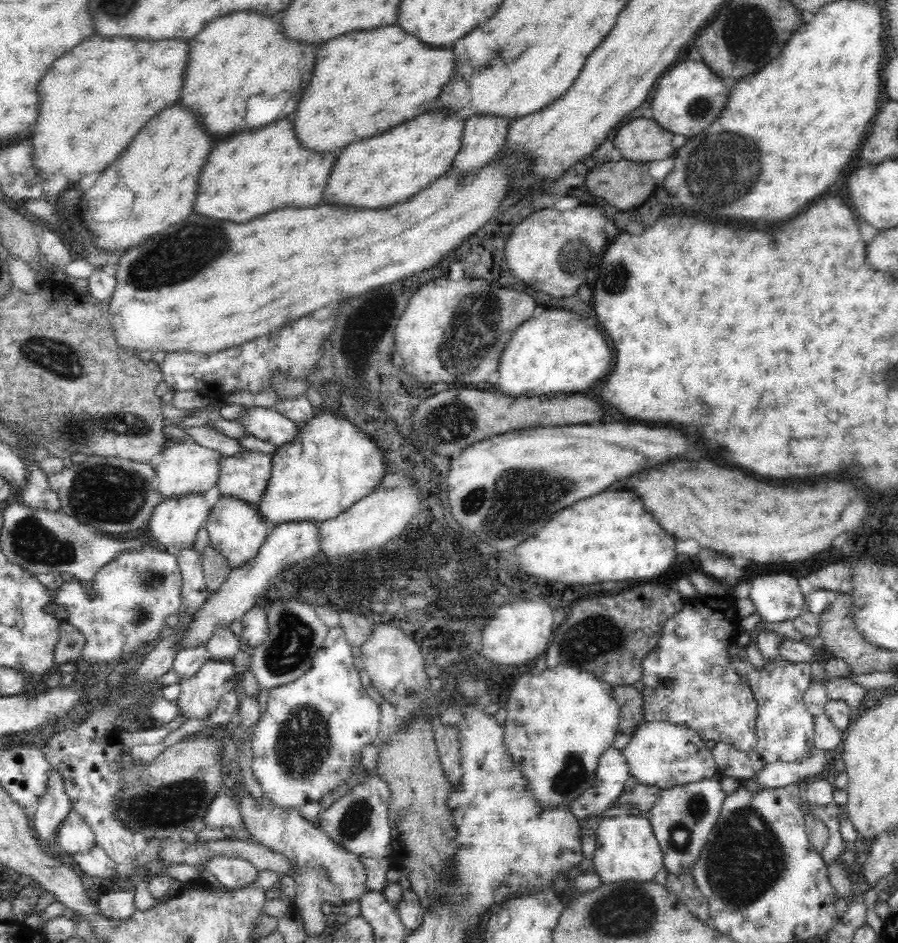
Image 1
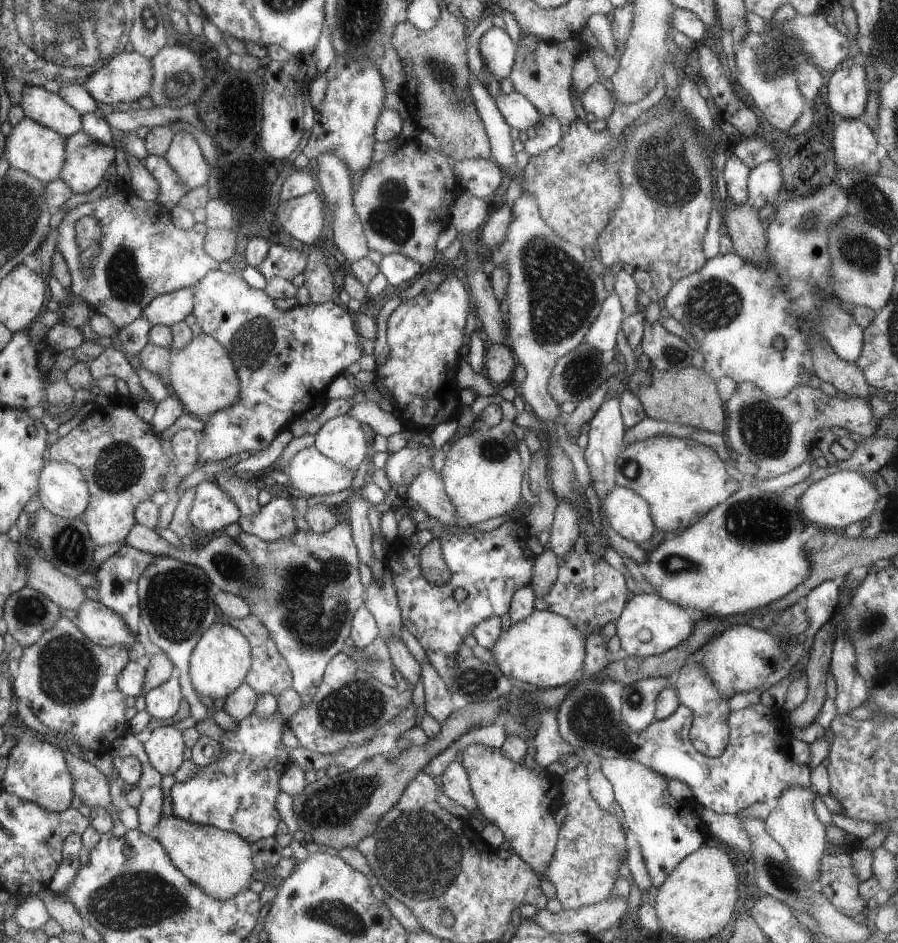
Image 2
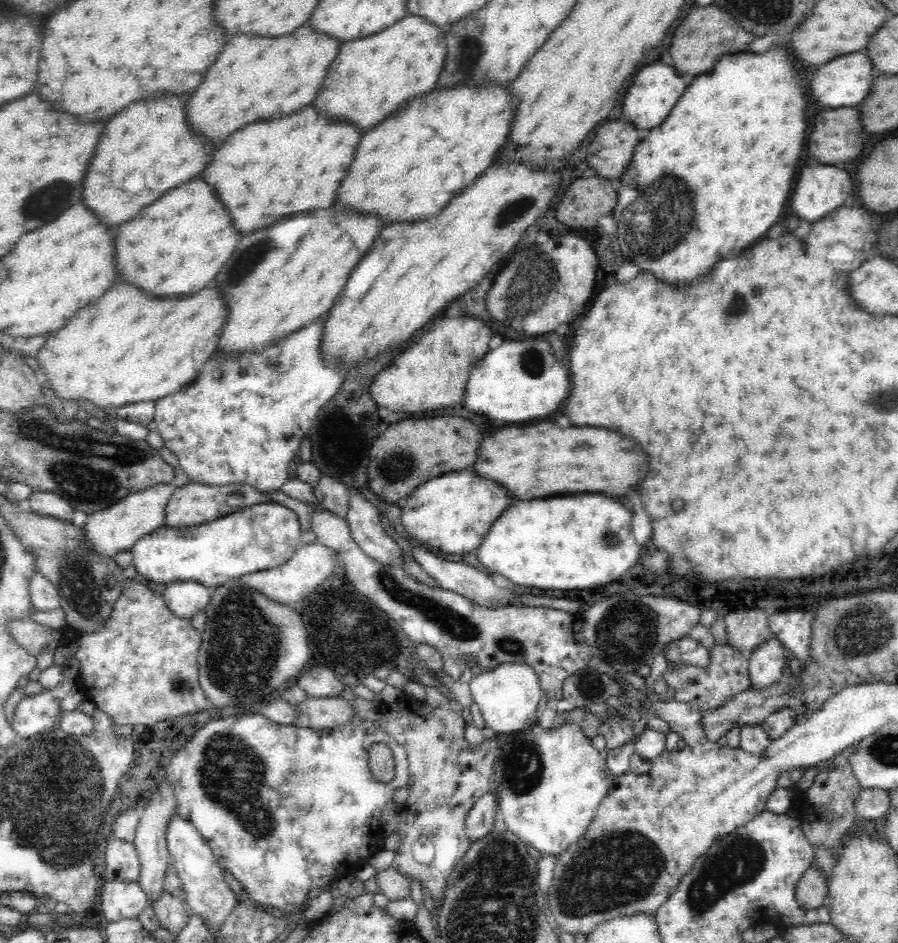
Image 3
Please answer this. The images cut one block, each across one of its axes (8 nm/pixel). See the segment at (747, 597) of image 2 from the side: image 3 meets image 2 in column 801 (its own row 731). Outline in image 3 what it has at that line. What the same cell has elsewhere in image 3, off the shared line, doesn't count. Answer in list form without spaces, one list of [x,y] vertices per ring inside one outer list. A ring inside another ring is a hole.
[[[552,726],[545,730],[533,727],[520,734],[511,734],[510,738],[497,740],[500,754],[495,758],[494,775],[498,778],[499,816],[508,832],[534,847],[540,855],[558,858],[582,838],[591,820],[594,820],[600,802],[608,793],[614,776],[608,770],[603,753],[593,748],[593,740],[586,738],[578,726]]]

